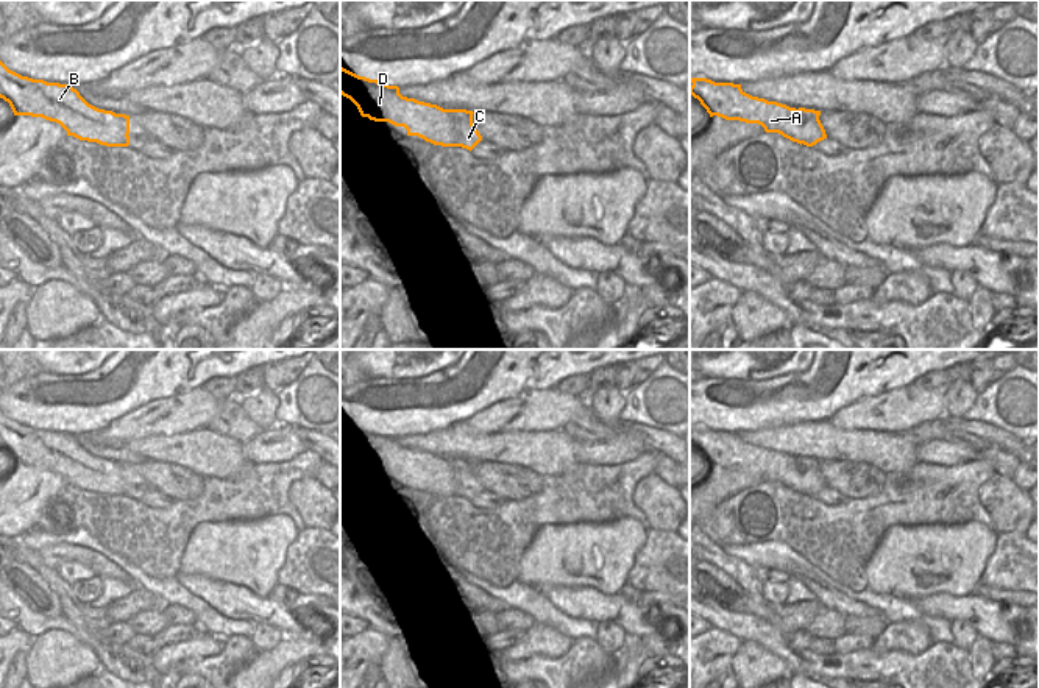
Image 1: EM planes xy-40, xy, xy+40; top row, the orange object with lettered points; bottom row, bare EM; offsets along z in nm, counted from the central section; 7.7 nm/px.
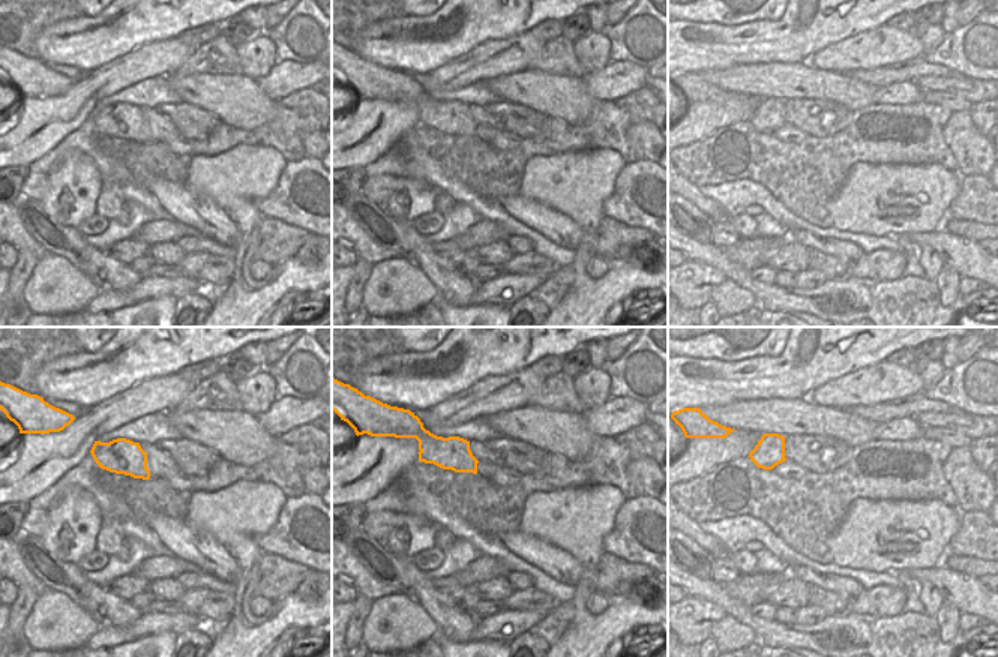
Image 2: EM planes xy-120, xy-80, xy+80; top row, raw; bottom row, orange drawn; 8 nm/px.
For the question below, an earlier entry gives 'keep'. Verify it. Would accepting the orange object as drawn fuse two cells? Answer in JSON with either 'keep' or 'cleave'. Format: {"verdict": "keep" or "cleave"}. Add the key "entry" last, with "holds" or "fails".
{"verdict": "cleave", "entry": "fails"}

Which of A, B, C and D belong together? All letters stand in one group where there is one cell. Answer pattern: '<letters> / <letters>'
A B D / C

